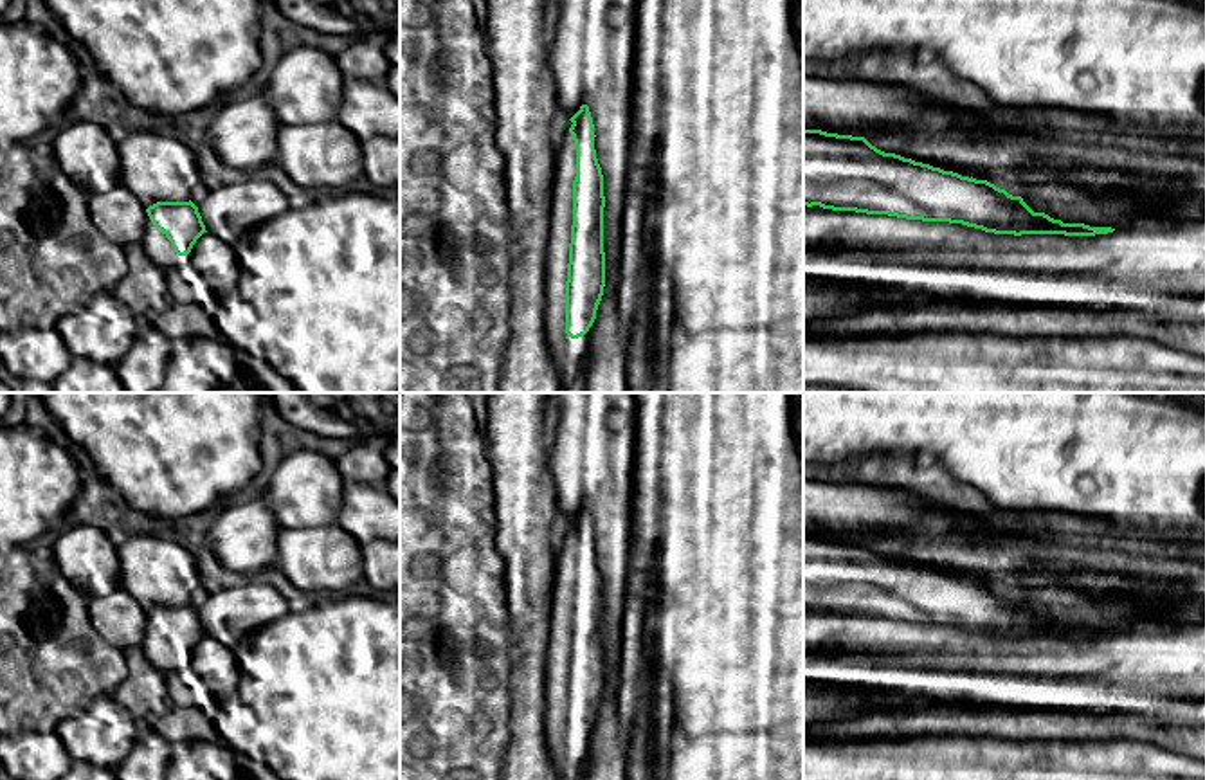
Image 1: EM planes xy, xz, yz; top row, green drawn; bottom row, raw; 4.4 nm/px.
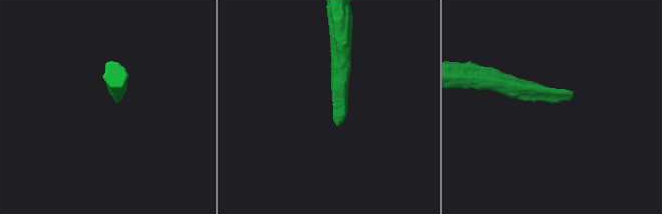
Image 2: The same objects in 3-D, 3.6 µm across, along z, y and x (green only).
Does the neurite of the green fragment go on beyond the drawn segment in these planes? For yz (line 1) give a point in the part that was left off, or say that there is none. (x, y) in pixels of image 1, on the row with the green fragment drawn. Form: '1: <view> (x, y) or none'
1: none

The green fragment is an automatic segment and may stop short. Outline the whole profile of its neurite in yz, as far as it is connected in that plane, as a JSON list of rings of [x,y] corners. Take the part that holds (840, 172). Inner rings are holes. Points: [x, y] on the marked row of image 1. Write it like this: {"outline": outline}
{"outline": [[[803,130],[803,205],[832,211],[888,214],[906,220],[949,222],[994,234],[1108,234],[1111,227],[1063,223],[1045,213],[1034,213],[1021,196],[987,180],[962,177],[929,164],[915,162],[895,153],[884,153],[865,137]]]}

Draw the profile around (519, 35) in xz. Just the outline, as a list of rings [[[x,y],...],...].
[[[488,0],[485,36],[492,61],[495,144],[504,159],[510,222],[510,335],[499,393],[567,393],[560,384],[544,330],[546,254],[560,150],[562,110],[549,68],[558,0]]]

